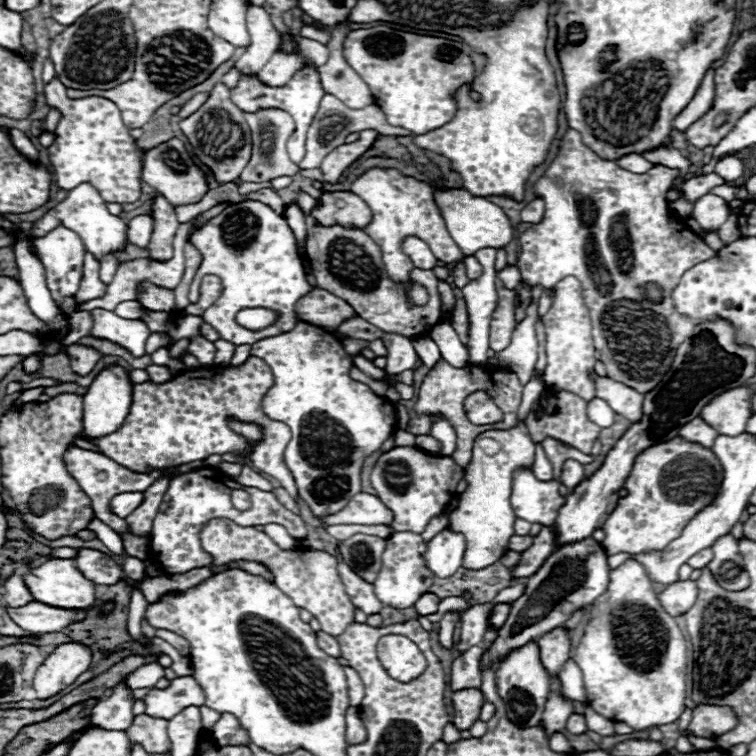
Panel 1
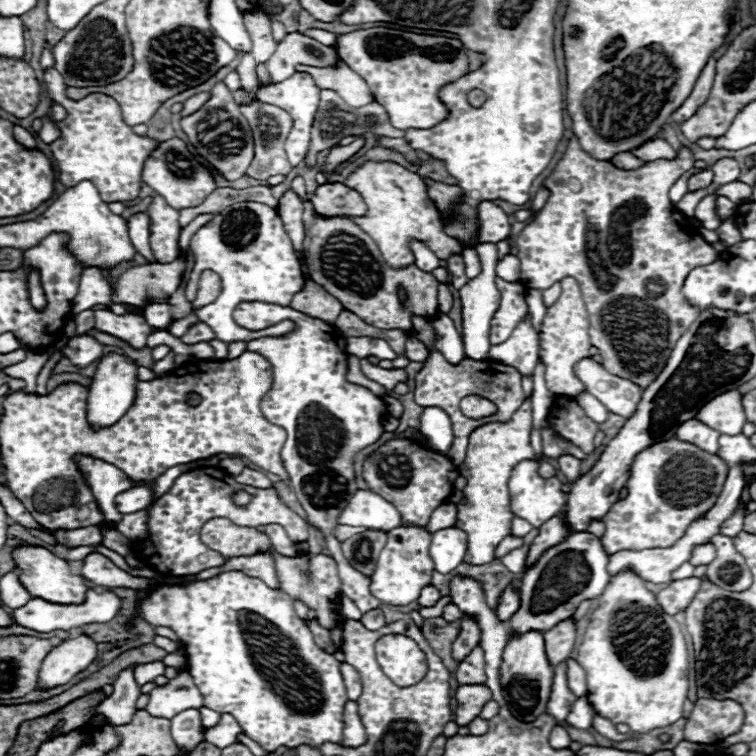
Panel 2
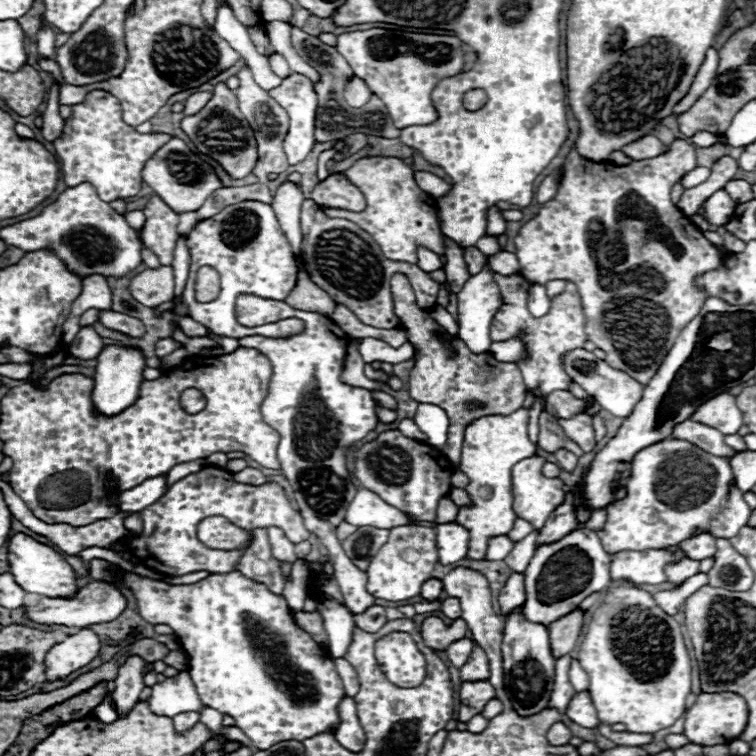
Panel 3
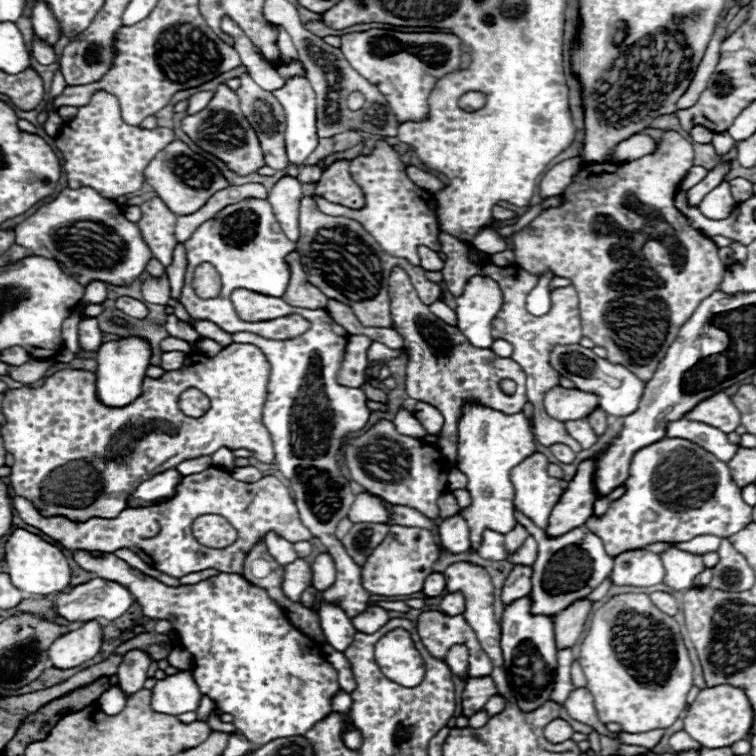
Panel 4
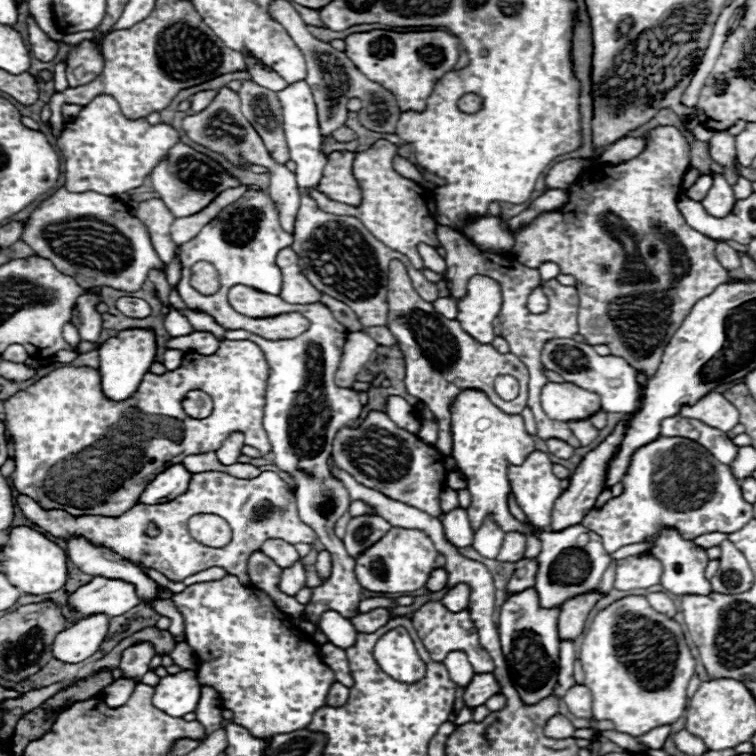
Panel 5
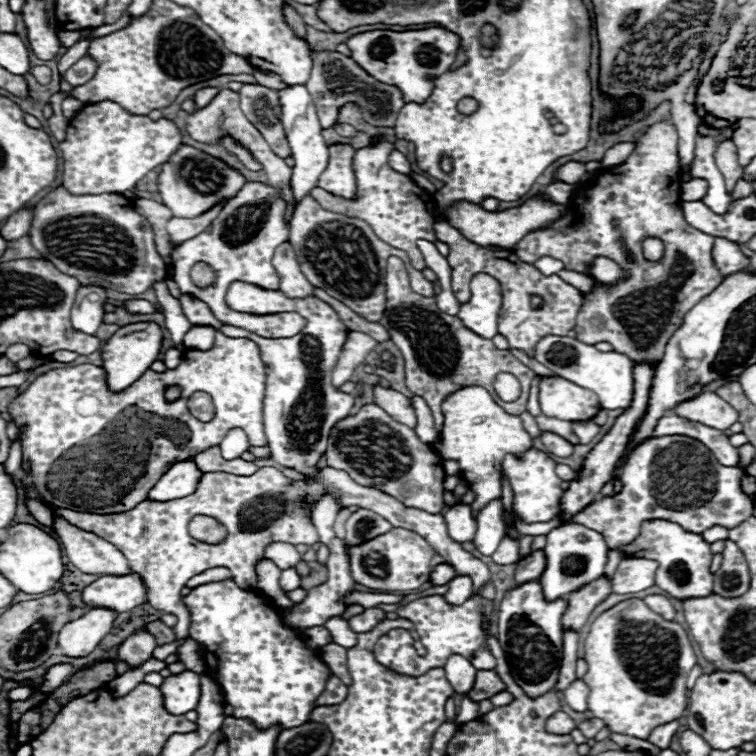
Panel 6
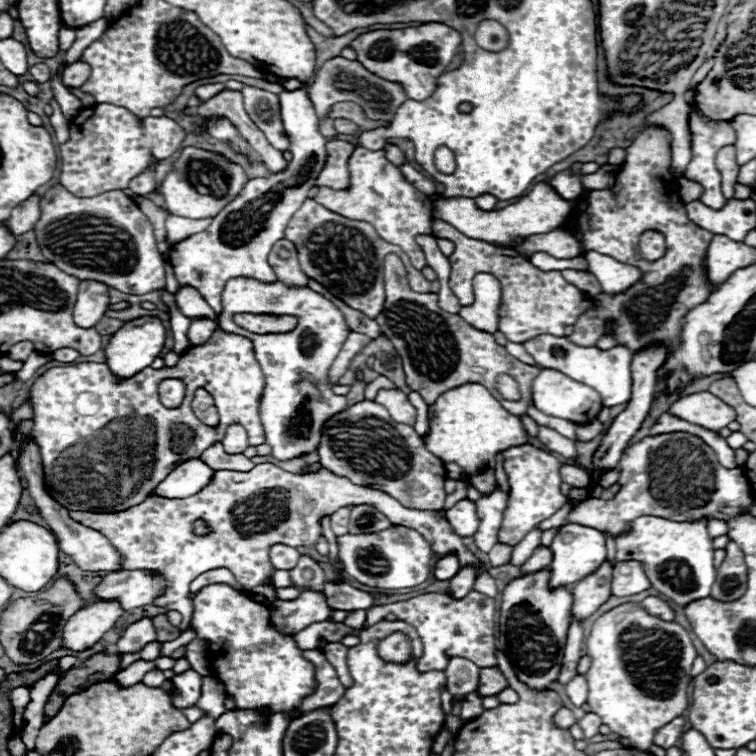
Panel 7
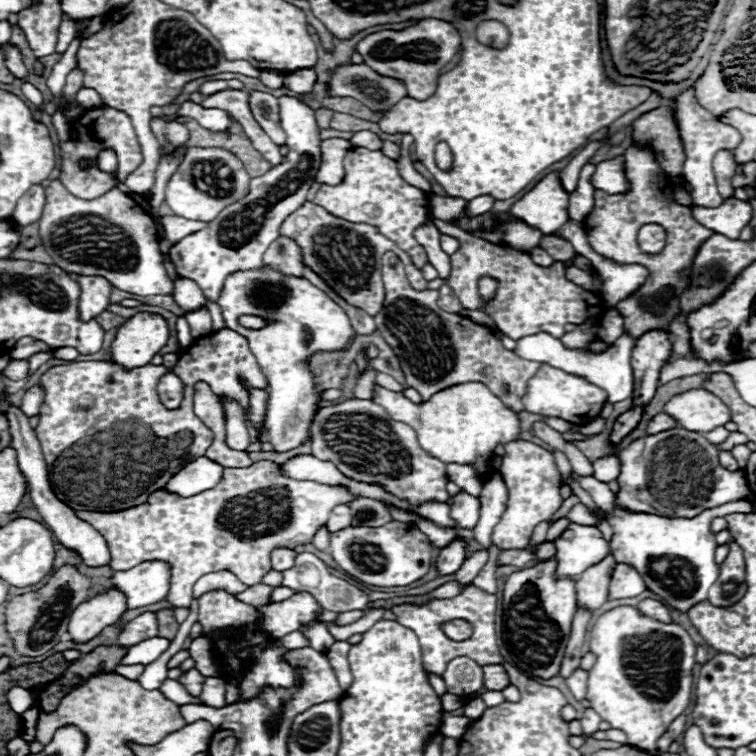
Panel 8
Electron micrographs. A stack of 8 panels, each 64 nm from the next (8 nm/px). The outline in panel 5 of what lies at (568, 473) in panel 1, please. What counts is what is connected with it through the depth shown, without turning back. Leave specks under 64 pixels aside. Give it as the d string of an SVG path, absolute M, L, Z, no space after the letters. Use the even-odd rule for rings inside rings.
M552 440L552 442L546 442L546 444L548 444L548 450L550 450L554 456L562 458L562 460L568 460L568 458L574 454L572 446L568 446L566 442L556 442L556 440Z

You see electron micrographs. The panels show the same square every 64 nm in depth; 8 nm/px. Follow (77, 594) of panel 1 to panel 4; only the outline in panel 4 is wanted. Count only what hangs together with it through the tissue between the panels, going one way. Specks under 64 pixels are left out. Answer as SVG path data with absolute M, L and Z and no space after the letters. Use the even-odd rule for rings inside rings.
M14 530L6 540L6 574L10 576L12 584L20 588L26 594L56 594L64 592L70 586L72 570L68 566L66 556L60 548L40 540L36 534L30 534L26 530Z

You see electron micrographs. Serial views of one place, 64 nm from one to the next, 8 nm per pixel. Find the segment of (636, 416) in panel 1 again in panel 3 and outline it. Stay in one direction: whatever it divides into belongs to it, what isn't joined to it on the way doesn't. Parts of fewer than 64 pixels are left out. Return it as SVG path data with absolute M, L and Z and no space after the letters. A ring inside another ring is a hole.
M574 350L566 356L566 364L564 364L566 372L570 374L570 378L580 384L590 396L594 396L600 406L612 414L612 416L620 416L620 418L626 418L632 414L634 406L640 402L642 398L642 390L644 386L640 382L636 382L634 378L628 378L628 374L620 372L620 370L614 370L610 368L604 360L598 360L592 352L588 350Z

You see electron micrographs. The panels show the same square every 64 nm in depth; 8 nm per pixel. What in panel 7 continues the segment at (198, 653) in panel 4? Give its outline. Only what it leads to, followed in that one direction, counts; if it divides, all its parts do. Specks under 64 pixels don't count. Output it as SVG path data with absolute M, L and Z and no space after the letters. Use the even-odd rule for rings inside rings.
M26 438L24 446L22 446L22 456L20 456L20 466L24 470L24 478L28 482L28 492L34 500L34 504L38 506L42 518L46 520L50 532L54 534L54 538L58 540L58 546L62 552L66 552L74 564L80 568L80 570L86 570L86 572L120 572L124 570L122 568L122 562L124 558L118 554L118 550L96 530L88 528L88 526L80 526L80 522L74 522L70 516L68 516L68 510L64 506L60 506L58 502L54 502L48 492L44 490L44 480L42 480L42 464L40 464L40 452L38 452L38 446ZM210 584L202 588L192 598L194 604L194 616L192 616L192 628L196 632L196 638L206 640L216 646L208 646L210 662L216 664L216 676L222 684L228 696L236 702L238 710L264 710L264 718L270 718L276 712L284 712L290 716L290 720L296 720L302 716L298 712L298 706L306 696L310 696L318 682L316 682L316 668L312 662L308 662L302 656L302 650L296 646L294 638L290 634L280 634L270 620L270 608L268 604L260 604L252 600L246 592L234 590L228 584Z

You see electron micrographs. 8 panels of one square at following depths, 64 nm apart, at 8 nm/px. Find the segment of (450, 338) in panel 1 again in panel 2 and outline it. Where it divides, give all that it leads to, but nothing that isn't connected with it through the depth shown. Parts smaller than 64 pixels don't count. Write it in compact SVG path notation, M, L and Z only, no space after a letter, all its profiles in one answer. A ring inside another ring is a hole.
M438 314L432 320L432 328L436 332L436 348L444 354L444 358L448 358L452 364L462 362L466 358L466 352L462 346L462 336L454 328L454 322L448 316Z

